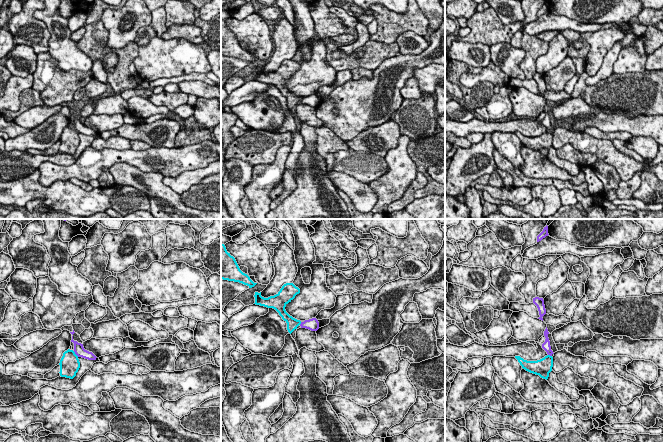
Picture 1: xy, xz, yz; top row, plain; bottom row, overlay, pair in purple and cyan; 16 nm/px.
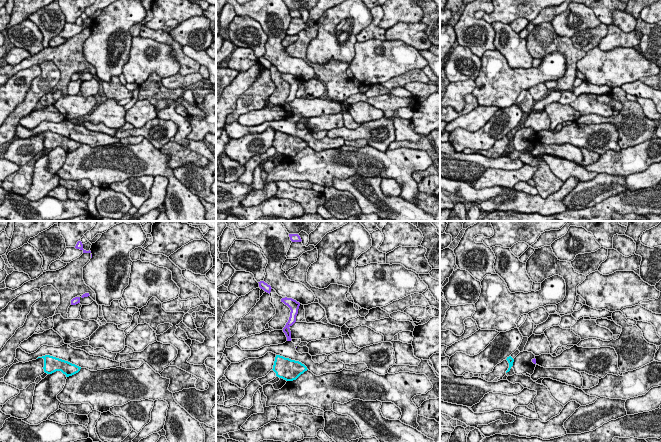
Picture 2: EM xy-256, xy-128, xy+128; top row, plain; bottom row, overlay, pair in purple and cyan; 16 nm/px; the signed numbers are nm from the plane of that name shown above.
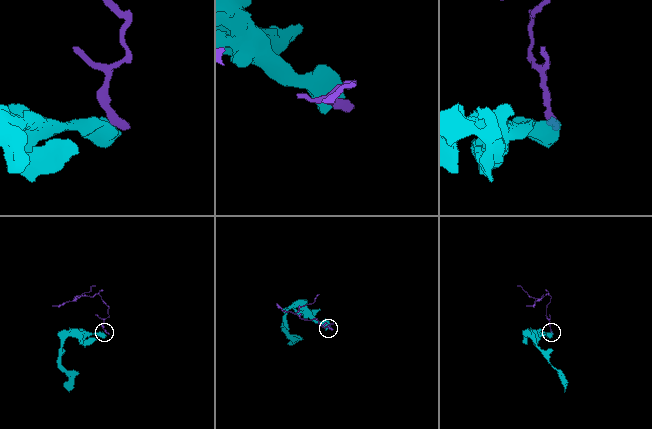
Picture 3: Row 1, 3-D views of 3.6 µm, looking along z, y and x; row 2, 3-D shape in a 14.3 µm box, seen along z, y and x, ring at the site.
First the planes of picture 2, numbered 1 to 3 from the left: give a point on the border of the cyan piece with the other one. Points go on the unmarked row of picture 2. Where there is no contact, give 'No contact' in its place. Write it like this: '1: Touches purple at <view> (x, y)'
1: No contact
2: No contact
3: No contact

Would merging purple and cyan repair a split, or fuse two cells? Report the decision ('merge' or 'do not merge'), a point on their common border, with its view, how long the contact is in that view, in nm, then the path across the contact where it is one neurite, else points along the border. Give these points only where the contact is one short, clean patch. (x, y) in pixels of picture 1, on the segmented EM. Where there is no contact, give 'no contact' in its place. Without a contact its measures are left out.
do not merge | xy (76, 354) | 130 nm | along xy (73, 351), (78, 356)

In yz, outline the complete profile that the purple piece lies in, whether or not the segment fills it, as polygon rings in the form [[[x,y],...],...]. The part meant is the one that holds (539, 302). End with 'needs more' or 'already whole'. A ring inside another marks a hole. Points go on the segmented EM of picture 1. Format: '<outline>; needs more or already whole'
[[[535,297],[533,298],[533,303],[537,306],[540,317],[538,319],[543,321],[543,316],[546,314],[546,309],[544,305],[543,298]]]; already whole

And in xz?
[[[316,318],[305,320],[300,324],[301,328],[306,328],[311,331],[317,331],[319,329],[319,322]]]; already whole

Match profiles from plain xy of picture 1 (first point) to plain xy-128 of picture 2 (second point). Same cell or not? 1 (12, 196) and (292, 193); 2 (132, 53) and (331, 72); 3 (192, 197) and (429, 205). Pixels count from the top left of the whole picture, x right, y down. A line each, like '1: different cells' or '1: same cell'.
1: same cell
2: same cell
3: same cell

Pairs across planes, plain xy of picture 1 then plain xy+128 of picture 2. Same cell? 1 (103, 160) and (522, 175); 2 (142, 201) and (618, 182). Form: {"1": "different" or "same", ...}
{"1": "same", "2": "same"}

